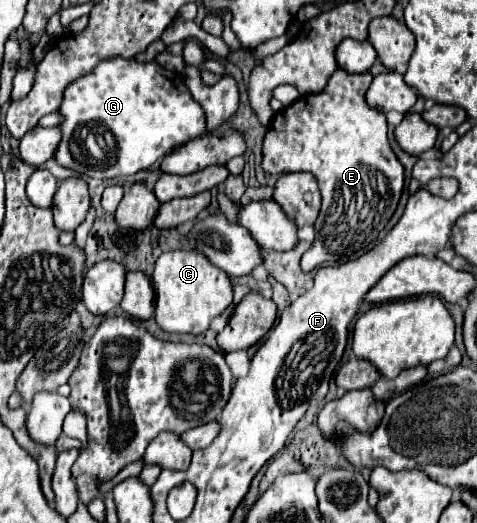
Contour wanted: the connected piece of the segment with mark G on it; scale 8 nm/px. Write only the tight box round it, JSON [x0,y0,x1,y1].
[55,58,205,180]

